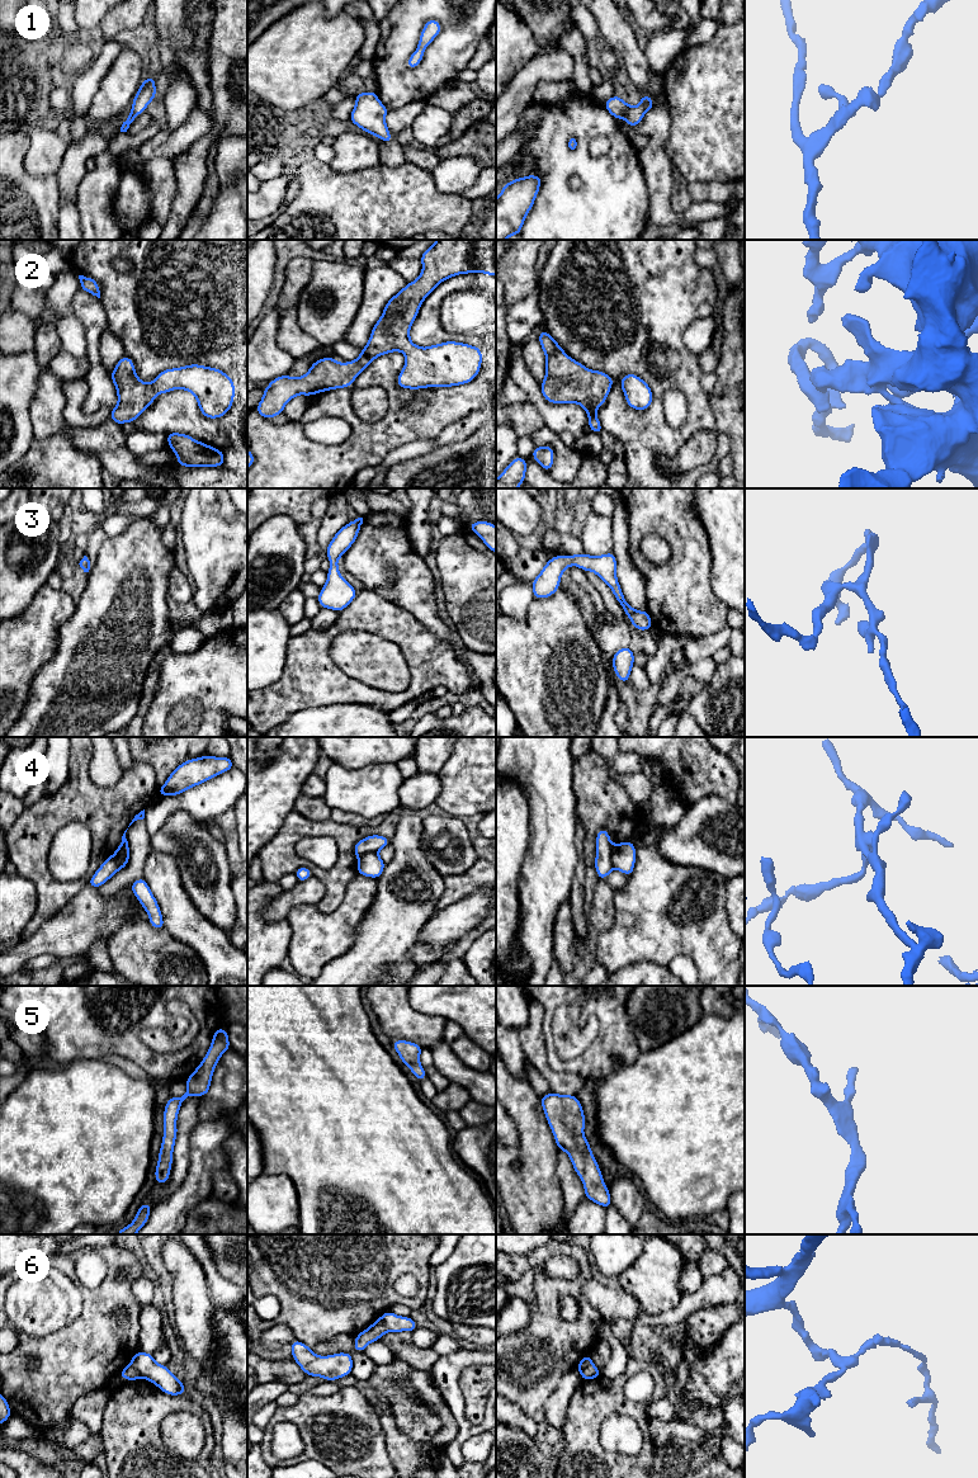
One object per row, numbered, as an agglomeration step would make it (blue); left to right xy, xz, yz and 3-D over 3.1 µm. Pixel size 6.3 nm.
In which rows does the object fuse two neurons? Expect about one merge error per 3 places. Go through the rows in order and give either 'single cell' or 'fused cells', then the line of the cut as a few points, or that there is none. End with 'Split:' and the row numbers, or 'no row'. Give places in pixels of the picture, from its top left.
1: single cell; cut none
2: single cell; cut none
3: single cell; cut none
4: fused cells; cut xy (127, 845), (118, 853), (118, 862), (123, 867)
5: single cell; cut none
6: fused cells; cut xy (130, 1364), (141, 1375)
Split: 4, 6

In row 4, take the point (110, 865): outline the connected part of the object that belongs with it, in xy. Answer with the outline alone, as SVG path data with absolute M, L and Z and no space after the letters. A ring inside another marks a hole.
M127 828L128 830L128 828ZM124 831L122 836L122 841L119 844L119 847L115 850L113 855L110 855L100 867L99 869L94 873L91 879L89 880L88 886L99 888L103 886L107 880L109 880L118 870L123 869L124 867L119 863L118 860L118 853L123 846L128 846L128 841L126 839L126 832ZM128 846L129 847L129 846Z

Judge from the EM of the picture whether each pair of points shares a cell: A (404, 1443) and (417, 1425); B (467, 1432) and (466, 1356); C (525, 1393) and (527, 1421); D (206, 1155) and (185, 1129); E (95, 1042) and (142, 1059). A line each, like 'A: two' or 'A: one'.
A: two
B: one
C: two
D: two
E: one

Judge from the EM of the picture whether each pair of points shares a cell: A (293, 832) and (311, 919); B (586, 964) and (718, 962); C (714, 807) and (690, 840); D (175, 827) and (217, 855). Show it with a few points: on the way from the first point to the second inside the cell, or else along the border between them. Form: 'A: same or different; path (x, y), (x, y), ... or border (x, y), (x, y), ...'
A: different; border (344, 893), (343, 901), (330, 912), (317, 910)
B: different; border (599, 934), (596, 962)
C: same; path (709, 815), (698, 832)
D: same; path (187, 832), (201, 835), (209, 844)

